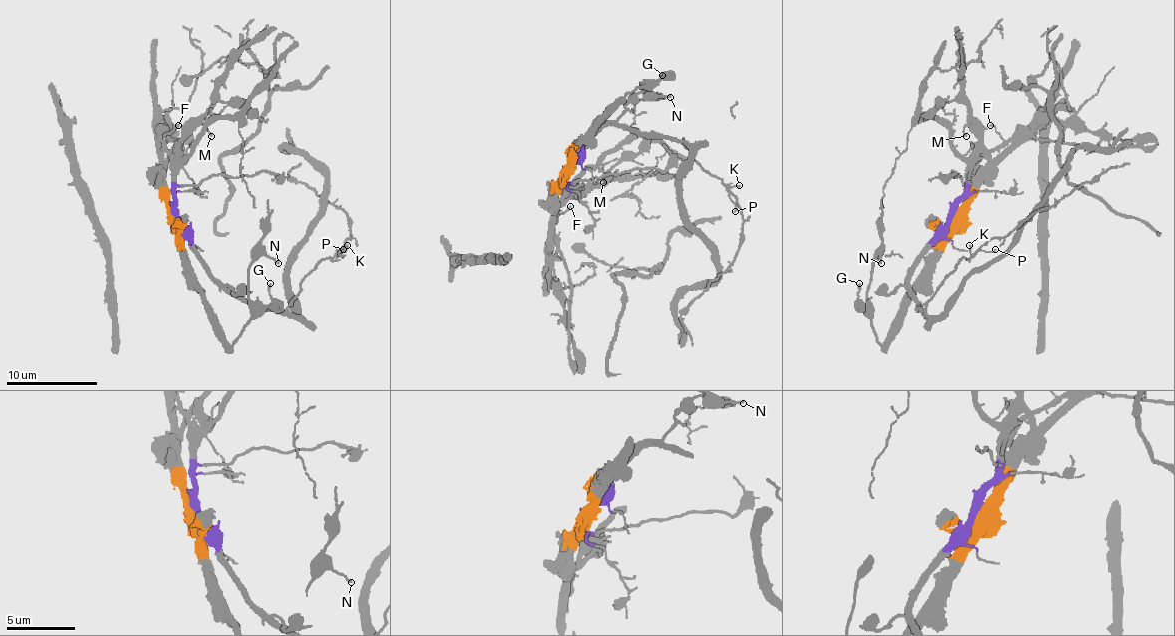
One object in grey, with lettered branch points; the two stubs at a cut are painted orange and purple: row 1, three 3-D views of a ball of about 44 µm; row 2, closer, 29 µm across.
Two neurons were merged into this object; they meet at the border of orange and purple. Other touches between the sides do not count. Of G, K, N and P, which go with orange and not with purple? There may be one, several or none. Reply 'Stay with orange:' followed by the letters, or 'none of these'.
Stay with orange: G, N

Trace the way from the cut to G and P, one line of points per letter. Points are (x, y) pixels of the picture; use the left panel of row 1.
G: (174, 217), (185, 274), (206, 301), (213, 326), (231, 344), (272, 301), (270, 283)
P: (174, 217), (213, 276), (256, 306), (283, 310), (299, 292), (301, 281), (326, 258), (345, 251), (342, 249)

